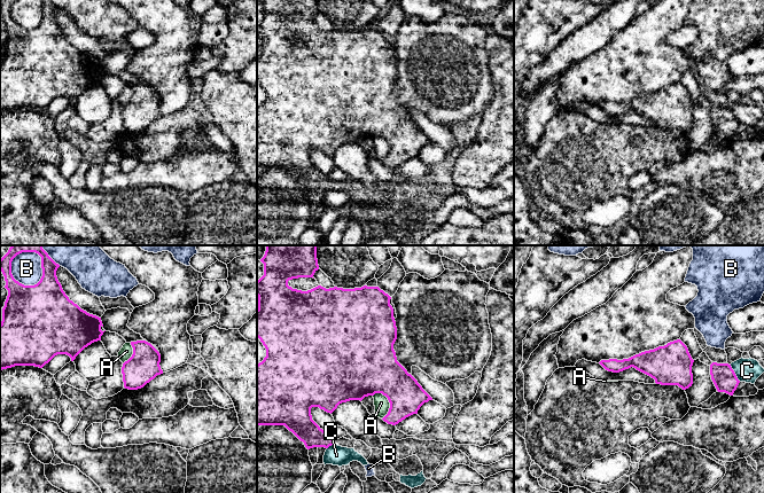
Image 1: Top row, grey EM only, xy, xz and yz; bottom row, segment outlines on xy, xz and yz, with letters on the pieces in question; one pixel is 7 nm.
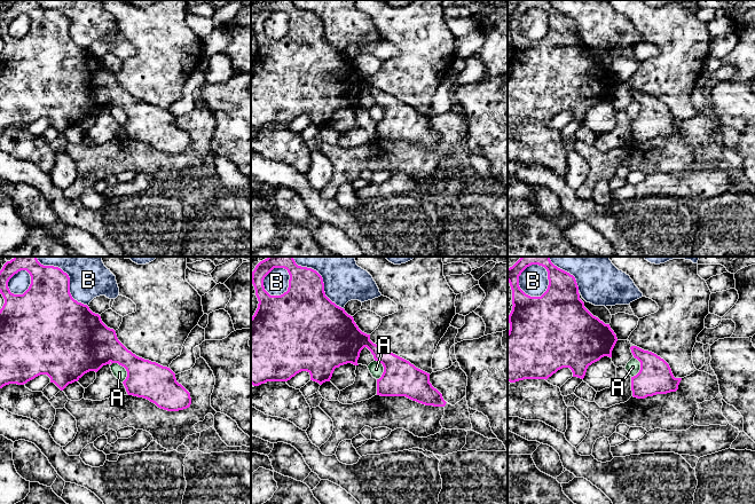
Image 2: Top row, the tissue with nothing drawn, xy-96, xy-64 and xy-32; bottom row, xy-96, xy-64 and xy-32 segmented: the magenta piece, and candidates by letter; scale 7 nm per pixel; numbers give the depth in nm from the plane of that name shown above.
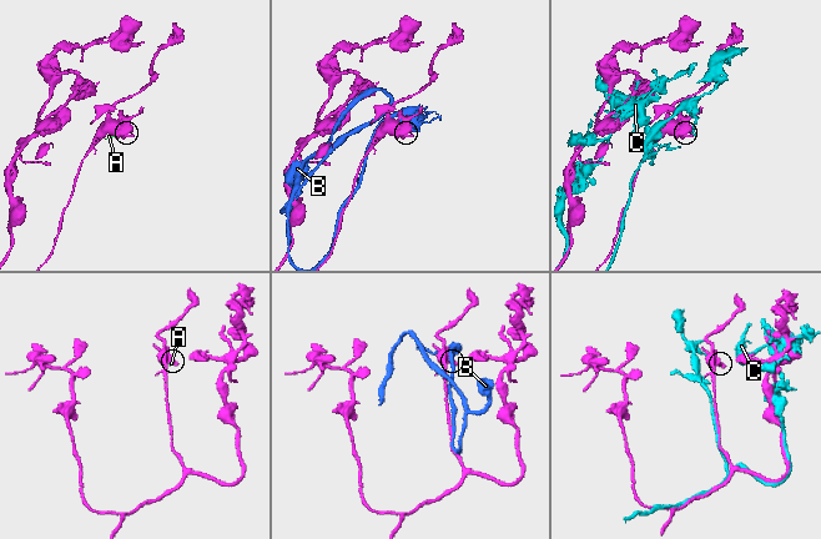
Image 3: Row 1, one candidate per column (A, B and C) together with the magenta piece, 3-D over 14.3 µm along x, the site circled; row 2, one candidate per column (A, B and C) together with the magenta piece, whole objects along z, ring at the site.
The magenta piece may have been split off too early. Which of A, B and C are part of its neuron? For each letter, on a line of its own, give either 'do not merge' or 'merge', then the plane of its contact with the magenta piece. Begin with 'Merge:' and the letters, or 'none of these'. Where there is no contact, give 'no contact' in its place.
Merge: none of these
A: do not merge; contact in xz
B: do not merge; contact in xy
C: do not merge; contact in yz

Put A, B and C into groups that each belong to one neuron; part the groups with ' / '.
A / B / C

